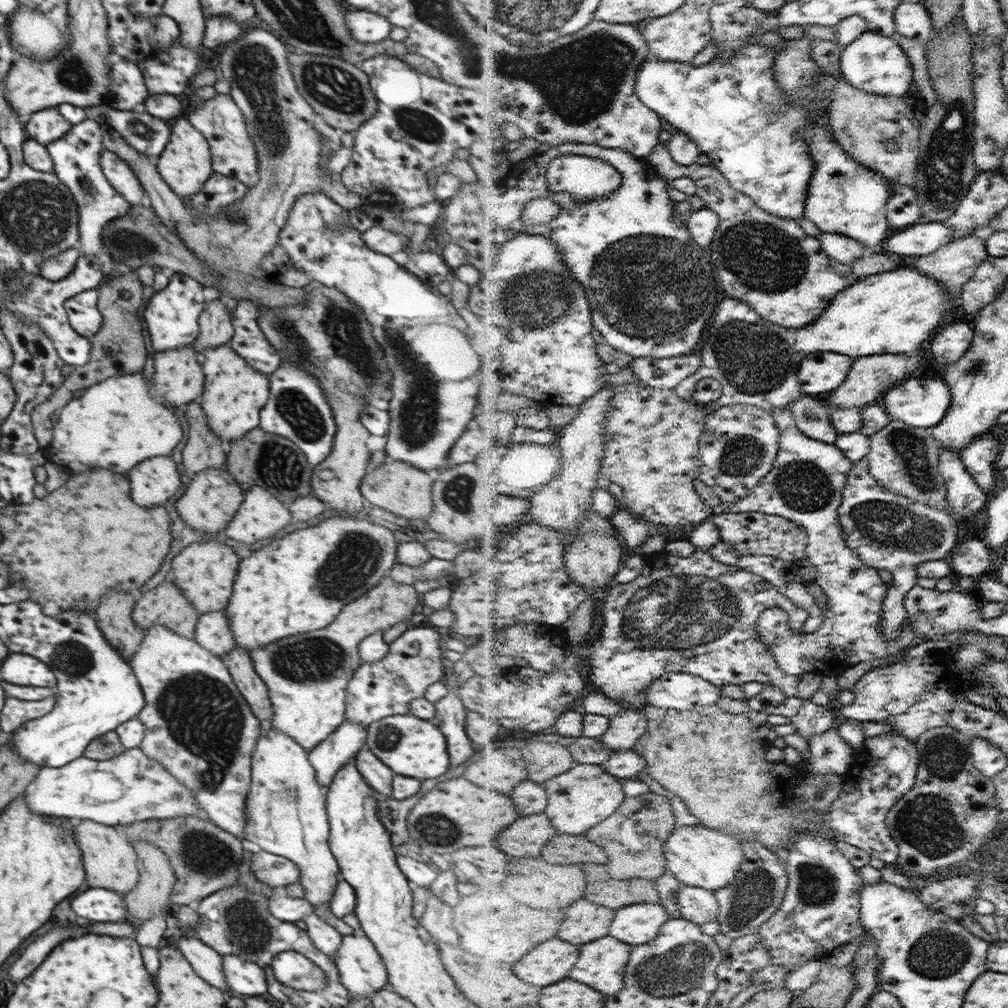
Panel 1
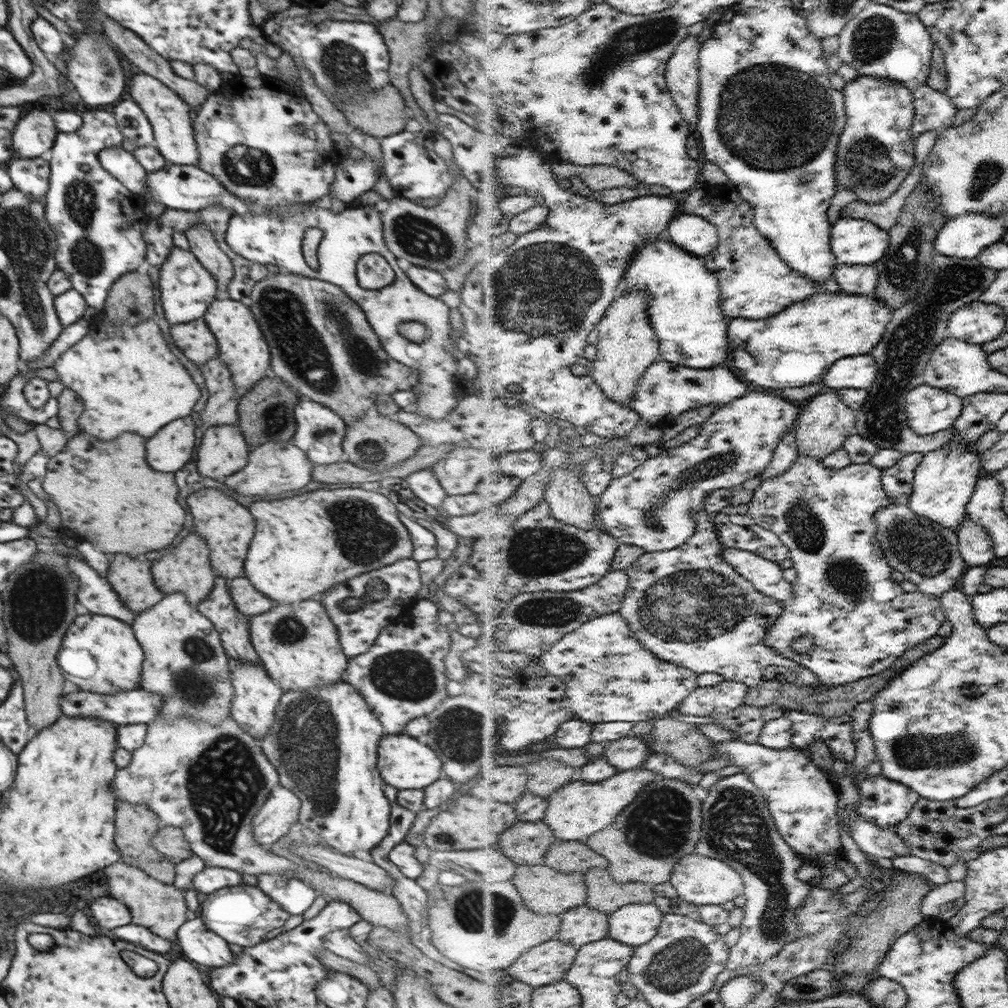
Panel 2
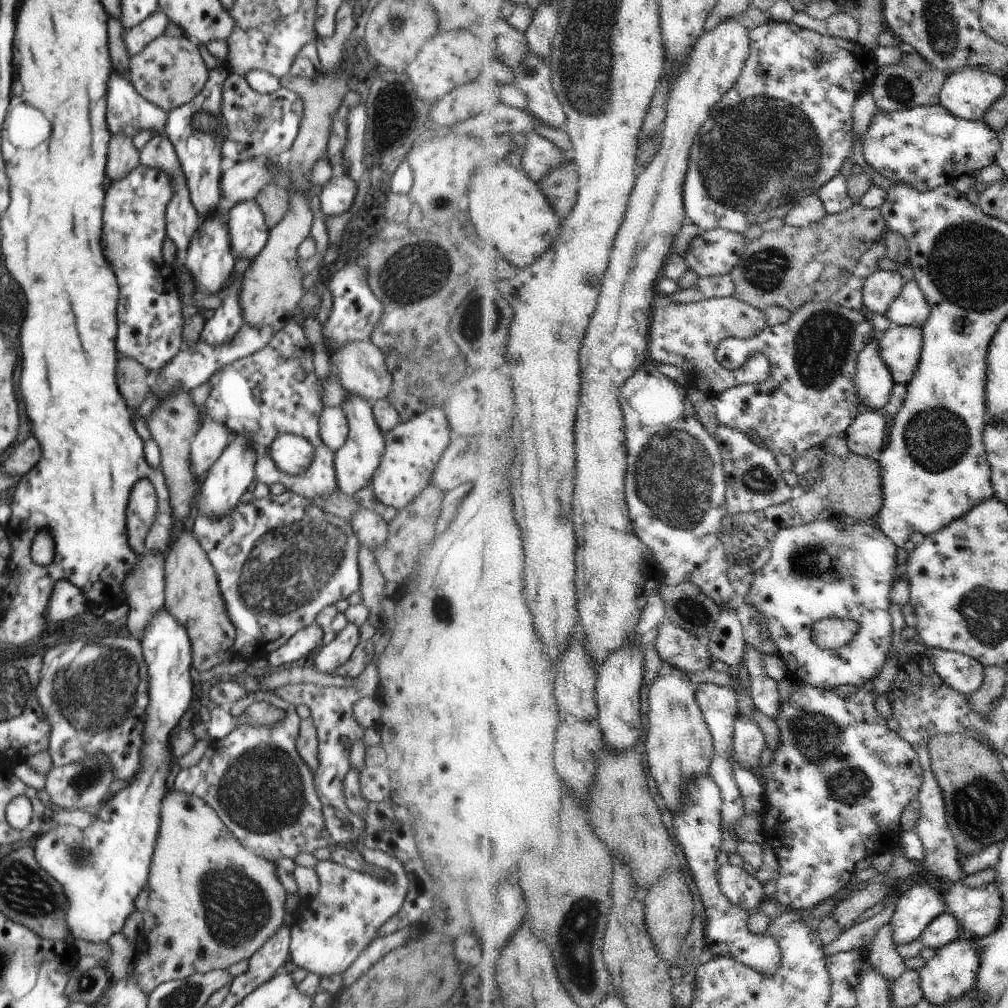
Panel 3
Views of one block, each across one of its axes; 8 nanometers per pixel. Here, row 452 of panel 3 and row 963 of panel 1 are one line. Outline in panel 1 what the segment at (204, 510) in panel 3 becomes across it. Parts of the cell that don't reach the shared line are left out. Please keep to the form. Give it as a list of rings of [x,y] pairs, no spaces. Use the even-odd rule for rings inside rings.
[[[235,954],[221,955],[224,977],[228,987],[246,997],[267,996],[267,979],[255,962]]]

